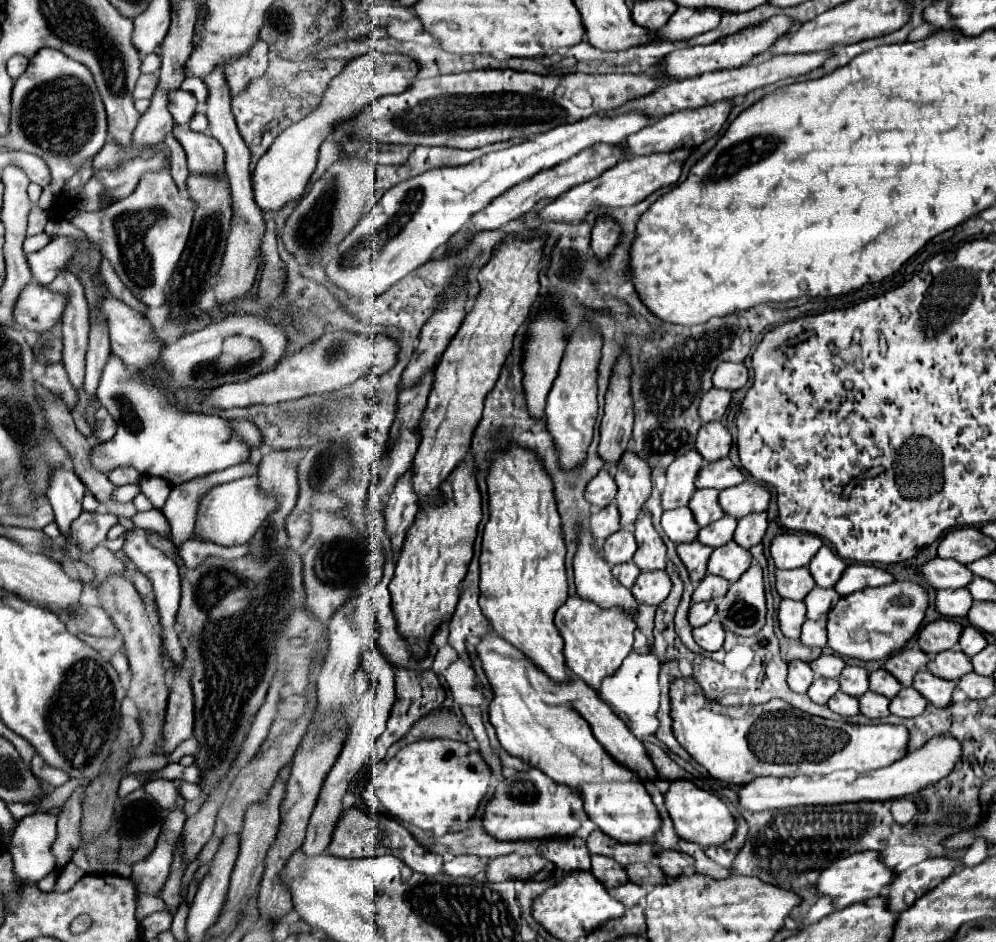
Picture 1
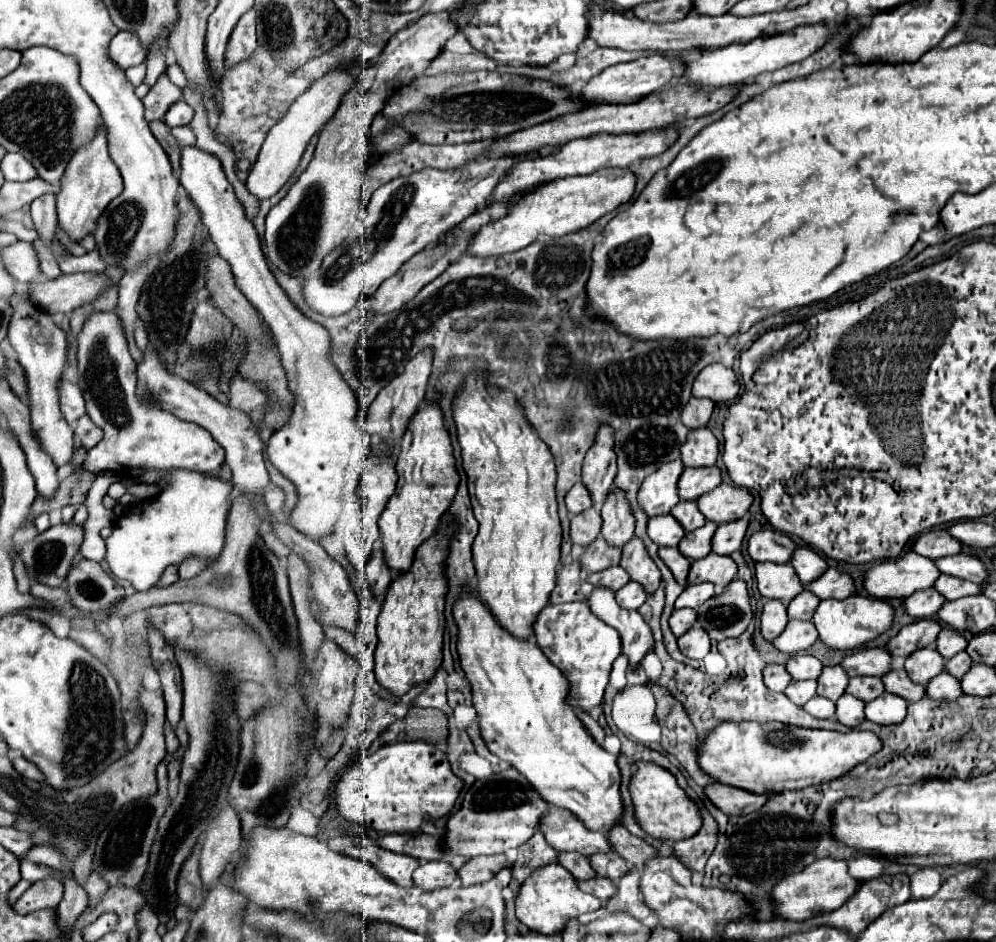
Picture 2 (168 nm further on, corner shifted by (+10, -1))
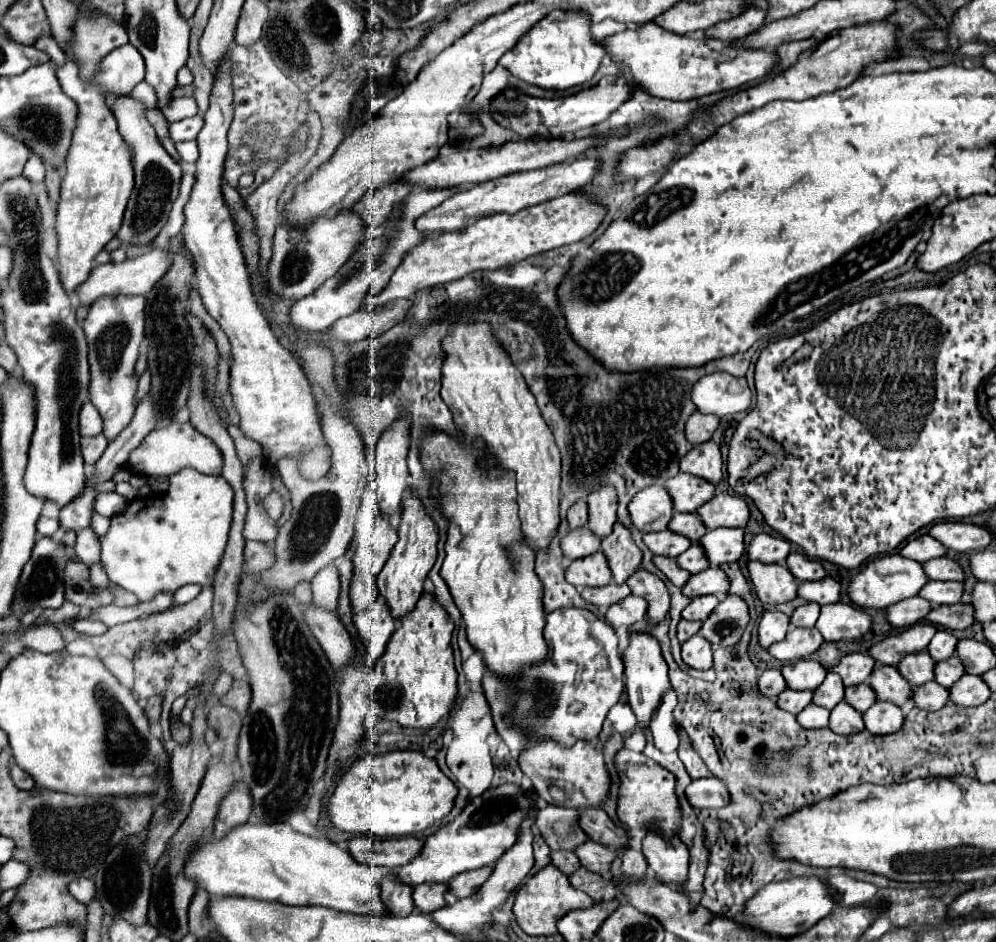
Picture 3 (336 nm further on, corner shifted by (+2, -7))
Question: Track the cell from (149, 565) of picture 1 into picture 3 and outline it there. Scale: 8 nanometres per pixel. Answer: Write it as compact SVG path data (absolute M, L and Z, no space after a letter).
M183 469L183 471L179 471L179 473L175 473L175 475L169 477L169 489L167 489L167 493L163 495L163 499L161 499L161 495L153 495L151 499L147 499L147 497L137 497L137 499L133 499L133 501L129 503L129 507L127 507L123 513L117 513L117 515L111 517L111 527L109 527L109 531L107 531L103 537L99 537L99 543L101 543L101 565L103 565L103 569L105 569L105 573L107 573L107 577L109 577L111 583L115 583L115 585L119 585L119 587L123 587L123 589L135 593L141 603L143 603L143 601L151 601L157 593L177 591L179 587L189 585L189 583L211 585L211 583L213 583L213 575L215 575L215 571L217 571L217 567L219 567L219 563L221 563L221 557L223 557L223 553L225 553L225 545L227 545L227 535L229 535L231 519L233 519L233 489L231 489L231 485L229 485L221 475L215 477L215 475L203 475L203 473L193 471L193 469Z

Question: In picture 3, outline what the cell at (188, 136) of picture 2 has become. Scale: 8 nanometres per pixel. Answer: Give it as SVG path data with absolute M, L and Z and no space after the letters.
M187 141L187 143L177 143L177 151L183 163L195 163L199 159L199 149L195 141Z

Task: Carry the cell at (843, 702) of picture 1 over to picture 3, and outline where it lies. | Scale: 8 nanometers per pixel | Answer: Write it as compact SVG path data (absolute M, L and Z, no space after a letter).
M809 705L805 707L799 715L797 715L797 723L805 729L821 729L827 727L829 723L829 711L825 707L817 707L817 705Z

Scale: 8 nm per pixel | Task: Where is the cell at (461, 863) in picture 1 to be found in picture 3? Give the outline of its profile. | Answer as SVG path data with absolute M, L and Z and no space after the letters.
M421 883L413 887L413 903L421 913L433 913L445 905L443 897L447 893L445 883Z

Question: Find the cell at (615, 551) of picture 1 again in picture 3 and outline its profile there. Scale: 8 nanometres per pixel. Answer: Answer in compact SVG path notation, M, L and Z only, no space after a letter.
M597 551L589 557L573 561L565 571L565 579L575 587L601 587L613 577L603 551Z

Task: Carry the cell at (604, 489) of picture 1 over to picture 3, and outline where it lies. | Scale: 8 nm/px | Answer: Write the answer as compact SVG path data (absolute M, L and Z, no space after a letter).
M577 501L567 511L567 523L569 523L569 529L577 529L577 527L587 525L587 503L585 501Z

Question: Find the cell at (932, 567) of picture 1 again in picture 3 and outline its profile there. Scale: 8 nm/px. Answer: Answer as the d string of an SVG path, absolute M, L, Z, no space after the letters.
M891 553L891 555L883 555L883 557L869 561L857 575L853 575L851 583L847 587L847 595L849 595L851 603L855 603L857 607L885 609L885 607L889 607L901 599L915 597L927 581L929 579L917 561L905 559L899 553Z

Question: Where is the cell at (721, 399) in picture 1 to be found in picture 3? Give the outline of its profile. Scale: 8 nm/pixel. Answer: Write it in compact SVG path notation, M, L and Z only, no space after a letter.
M695 411L685 425L685 437L689 439L691 445L701 445L711 439L717 425L719 425L719 419L715 415L703 415Z

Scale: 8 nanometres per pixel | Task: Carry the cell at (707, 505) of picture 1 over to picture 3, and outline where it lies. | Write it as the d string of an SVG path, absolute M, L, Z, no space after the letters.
M675 513L669 523L669 529L677 535L687 537L693 543L707 533L707 527L701 523L697 513Z

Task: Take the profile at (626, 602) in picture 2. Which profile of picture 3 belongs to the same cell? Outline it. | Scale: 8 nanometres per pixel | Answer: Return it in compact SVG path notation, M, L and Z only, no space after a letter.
M629 595L621 603L611 605L607 609L607 613L605 613L605 619L609 621L609 625L613 629L631 627L633 623L637 623L637 621L641 621L645 617L645 611L647 611L645 599L635 597L635 595Z

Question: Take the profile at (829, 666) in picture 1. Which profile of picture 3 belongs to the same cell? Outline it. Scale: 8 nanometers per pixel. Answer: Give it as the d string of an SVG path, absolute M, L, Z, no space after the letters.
M799 659L795 663L787 663L781 667L781 673L785 677L785 683L789 689L817 689L819 683L825 679L827 671L821 663L813 659Z

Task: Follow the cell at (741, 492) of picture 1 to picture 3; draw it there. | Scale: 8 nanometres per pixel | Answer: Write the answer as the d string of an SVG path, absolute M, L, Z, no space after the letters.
M717 493L697 509L703 525L709 530L719 527L745 527L749 521L749 507L743 497Z

